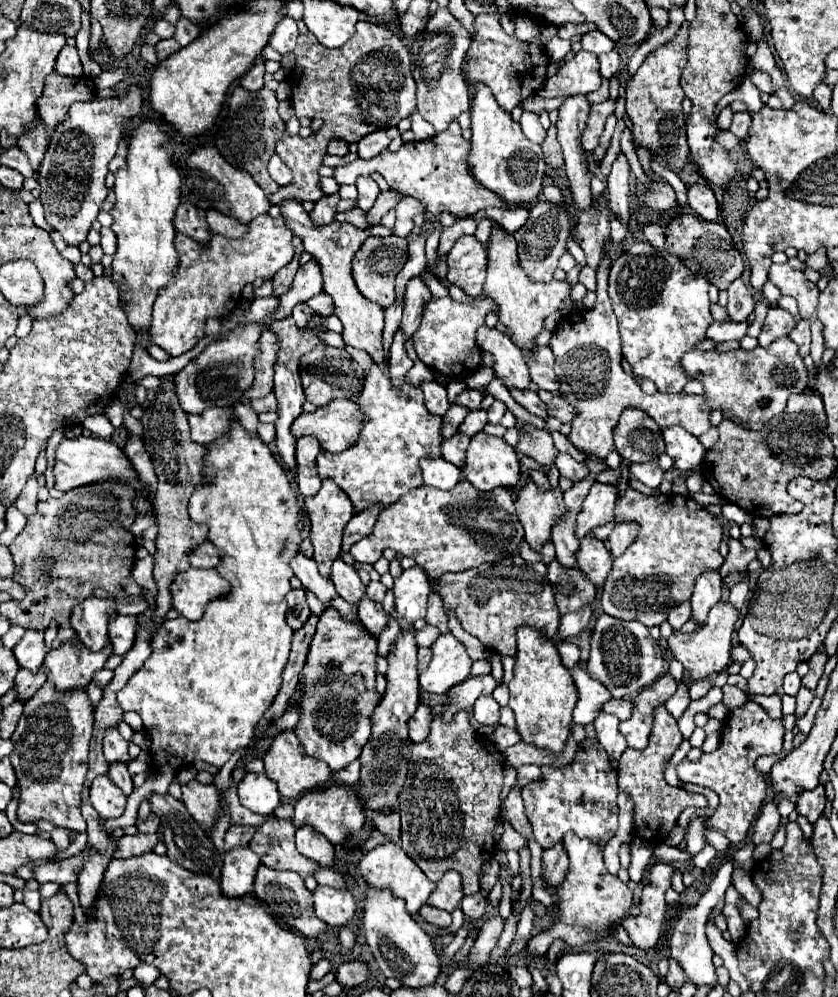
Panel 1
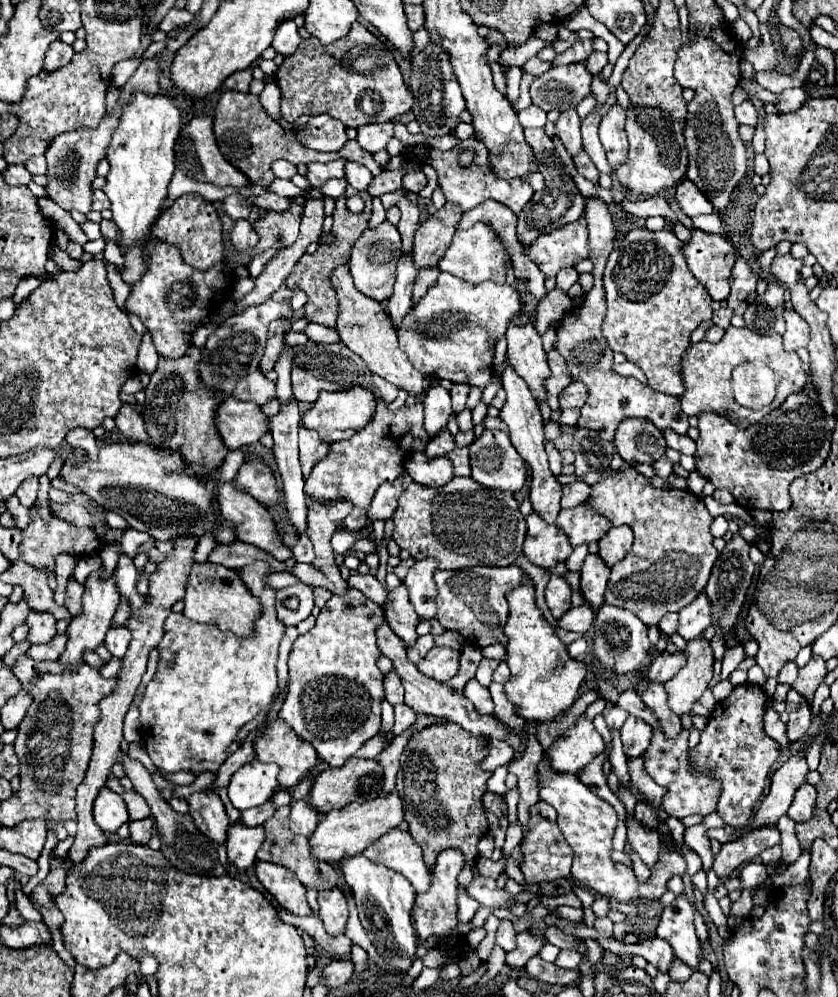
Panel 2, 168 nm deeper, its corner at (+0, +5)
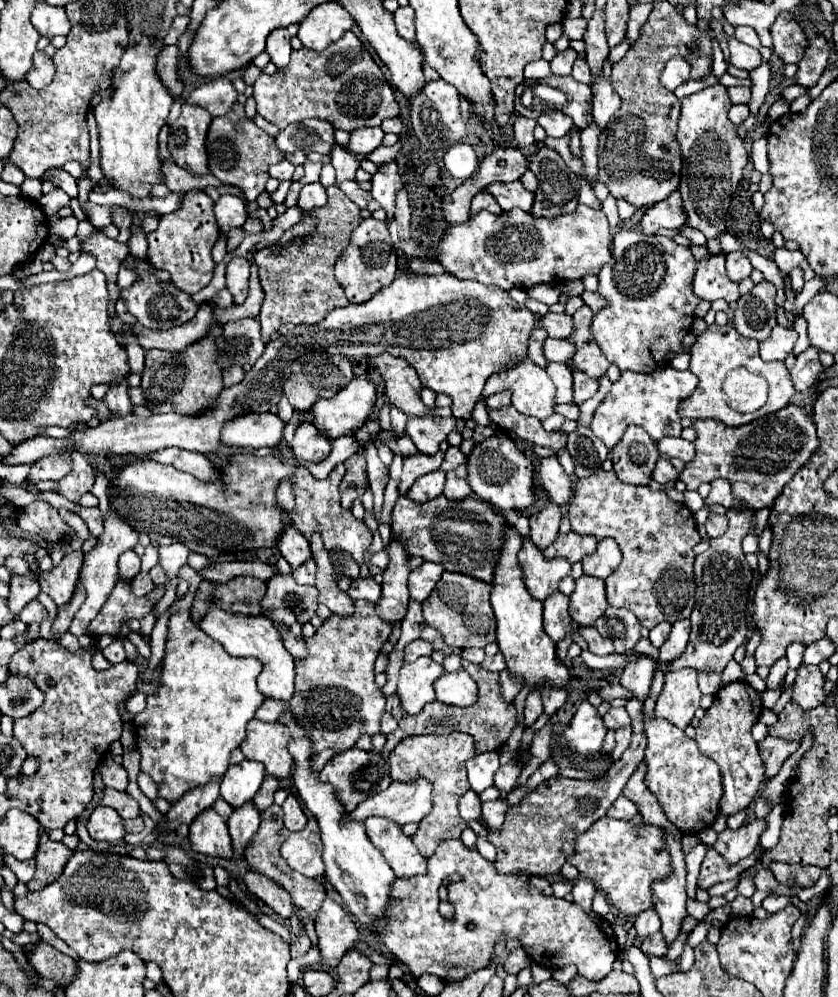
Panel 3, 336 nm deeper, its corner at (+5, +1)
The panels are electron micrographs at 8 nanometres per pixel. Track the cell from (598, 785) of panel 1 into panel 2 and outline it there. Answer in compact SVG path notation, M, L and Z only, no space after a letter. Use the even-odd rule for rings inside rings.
M580 715L572 727L562 731L562 735L546 749L550 763L560 773L576 775L584 765L588 765L596 755L604 751L604 741L594 729L586 715Z

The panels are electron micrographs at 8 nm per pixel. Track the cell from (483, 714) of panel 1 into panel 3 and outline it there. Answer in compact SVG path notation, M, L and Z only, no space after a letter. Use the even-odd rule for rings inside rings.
M463 669L441 675L441 679L437 679L435 691L437 691L437 701L445 705L471 707L477 703L477 685Z

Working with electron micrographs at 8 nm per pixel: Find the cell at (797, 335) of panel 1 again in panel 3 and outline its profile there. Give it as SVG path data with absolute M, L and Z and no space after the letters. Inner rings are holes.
M783 325L773 327L769 339L761 343L761 351L759 351L761 359L783 361L793 351L795 341L797 341L797 331L795 329L789 329L789 327L783 327Z

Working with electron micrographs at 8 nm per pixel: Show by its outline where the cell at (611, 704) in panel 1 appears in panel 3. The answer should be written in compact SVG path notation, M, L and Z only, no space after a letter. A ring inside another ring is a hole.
M643 717L643 723L647 735L647 789L657 797L663 813L673 825L677 825L685 835L697 835L719 815L719 799L723 793L721 771L715 761L701 755L695 739L689 739L673 723L657 717Z

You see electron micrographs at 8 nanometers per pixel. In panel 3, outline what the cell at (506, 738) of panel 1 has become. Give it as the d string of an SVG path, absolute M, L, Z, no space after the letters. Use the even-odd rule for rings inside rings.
M489 751L489 753L479 753L473 759L467 761L467 775L471 789L481 793L483 789L493 785L495 771L499 769L499 753Z

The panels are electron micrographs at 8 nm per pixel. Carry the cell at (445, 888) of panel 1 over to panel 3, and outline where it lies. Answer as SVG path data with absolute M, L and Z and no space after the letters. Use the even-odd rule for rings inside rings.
M449 839L443 841L435 855L429 859L427 873L417 877L417 879L397 879L393 887L393 907L389 909L389 923L381 925L377 929L379 933L379 943L383 945L383 951L389 953L393 959L399 963L405 963L409 971L415 977L421 977L423 973L431 973L441 977L443 981L461 981L463 977L471 975L477 969L487 967L495 941L501 933L505 933L509 939L517 937L523 947L527 949L529 957L549 969L559 969L565 965L577 965L579 975L583 975L589 981L601 981L607 977L613 969L613 963L617 959L617 941L611 925L599 917L593 911L583 911L579 905L569 903L565 899L557 897L545 897L543 891L533 889L527 885L525 875L499 875L495 873L493 863L483 859L477 851L467 849L461 839ZM459 873L463 879L463 889L461 891L449 891L451 893L451 903L455 905L455 919L445 919L439 913L439 887L441 883L453 875Z

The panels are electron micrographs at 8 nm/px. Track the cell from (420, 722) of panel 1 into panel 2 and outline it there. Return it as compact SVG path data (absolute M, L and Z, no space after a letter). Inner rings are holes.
M404 703L394 707L394 717L396 717L396 723L394 723L394 735L400 735L402 731L406 731L406 729L416 721L416 713L414 713L410 707L406 707Z

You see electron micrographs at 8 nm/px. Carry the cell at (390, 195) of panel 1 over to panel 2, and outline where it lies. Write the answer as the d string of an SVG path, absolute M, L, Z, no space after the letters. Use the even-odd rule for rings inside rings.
M410 171L410 173L406 173L406 175L404 175L402 183L404 183L404 189L406 189L406 191L418 193L420 189L424 189L424 187L426 187L428 179L426 179L426 175L424 175L422 171Z

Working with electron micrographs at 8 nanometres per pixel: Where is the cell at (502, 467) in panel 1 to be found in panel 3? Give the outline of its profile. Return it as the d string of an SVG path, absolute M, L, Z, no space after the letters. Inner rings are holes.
M493 435L477 443L467 457L467 483L473 493L501 511L527 509L533 505L533 463L507 435Z

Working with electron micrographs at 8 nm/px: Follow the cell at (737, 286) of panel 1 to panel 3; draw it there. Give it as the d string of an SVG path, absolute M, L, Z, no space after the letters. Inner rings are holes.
M729 253L725 257L727 257L727 275L729 275L729 279L733 283L739 283L741 279L751 275L753 267L751 267L751 263L749 263L745 253Z

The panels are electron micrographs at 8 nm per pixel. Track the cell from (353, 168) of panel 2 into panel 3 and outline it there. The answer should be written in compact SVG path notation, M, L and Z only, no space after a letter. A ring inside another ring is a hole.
M335 145L331 151L331 165L337 171L337 183L343 183L343 181L355 179L355 171L359 167L359 161L355 157L351 157L343 147Z

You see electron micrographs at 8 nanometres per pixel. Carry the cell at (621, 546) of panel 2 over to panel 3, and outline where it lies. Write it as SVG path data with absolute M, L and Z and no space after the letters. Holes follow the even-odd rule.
M603 539L593 555L587 555L583 561L583 573L599 577L599 579L607 579L615 567L621 563L621 549L615 543L615 539Z

